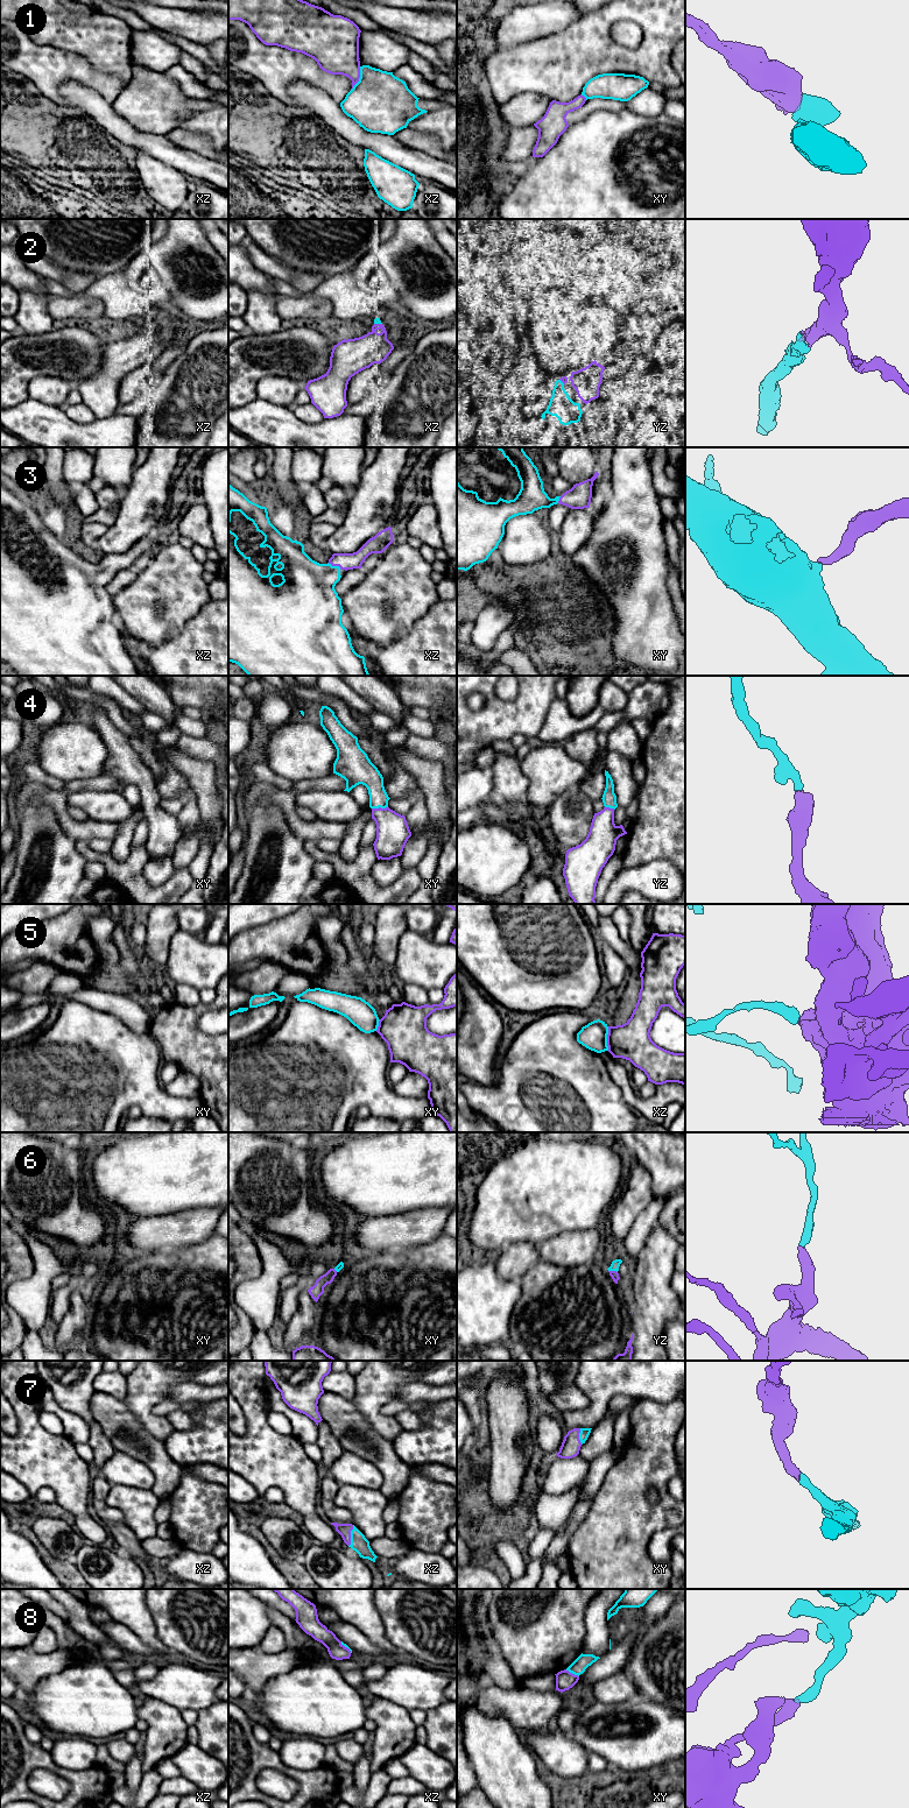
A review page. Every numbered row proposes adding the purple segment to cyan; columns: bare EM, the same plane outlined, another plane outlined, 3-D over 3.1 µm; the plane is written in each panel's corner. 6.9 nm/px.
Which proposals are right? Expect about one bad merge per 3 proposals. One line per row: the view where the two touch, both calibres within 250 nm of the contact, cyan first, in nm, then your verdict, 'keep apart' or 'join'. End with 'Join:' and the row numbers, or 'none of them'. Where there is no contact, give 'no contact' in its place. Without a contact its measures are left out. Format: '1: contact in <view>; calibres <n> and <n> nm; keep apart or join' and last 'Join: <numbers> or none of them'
1: contact in xz; calibres 420 and 320 nm; keep apart
2: contact in xz; calibres 50 and 220 nm; join
3: contact in xz; calibres 360 and 110 nm; join
4: contact in xy; calibres 160 and 220 nm; join
5: contact in xz; calibres 190 and 260 nm; keep apart
6: contact in yz; calibres 60 and 60 nm; join
7: contact in xz; calibres 120 and 90 nm; join
8: contact in xy; calibres 100 and 130 nm; keep apart
Join: 2, 3, 4, 6, 7

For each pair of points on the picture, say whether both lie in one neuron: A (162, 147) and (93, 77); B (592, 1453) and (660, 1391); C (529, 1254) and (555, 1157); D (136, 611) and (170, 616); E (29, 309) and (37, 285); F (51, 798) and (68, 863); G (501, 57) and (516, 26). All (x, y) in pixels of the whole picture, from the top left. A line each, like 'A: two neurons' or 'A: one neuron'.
A: two neurons
B: two neurons
C: two neurons
D: one neuron
E: two neurons
F: two neurons
G: two neurons

